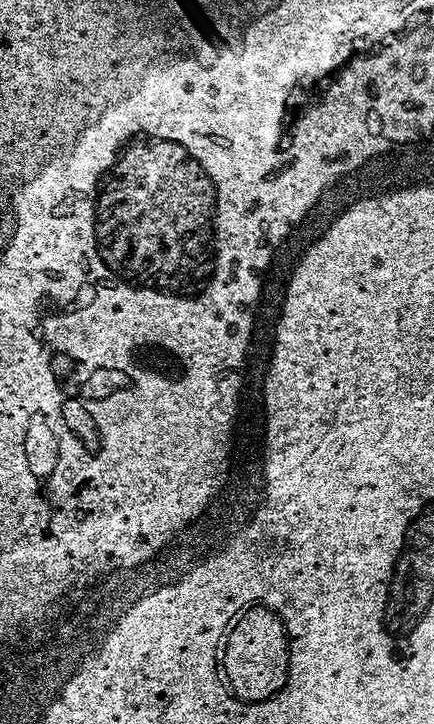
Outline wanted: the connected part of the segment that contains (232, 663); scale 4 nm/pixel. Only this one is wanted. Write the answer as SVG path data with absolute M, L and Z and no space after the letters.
M250 604L240 609L220 635L219 672L232 696L248 703L268 699L285 684L288 676L288 636L279 616L265 604Z

